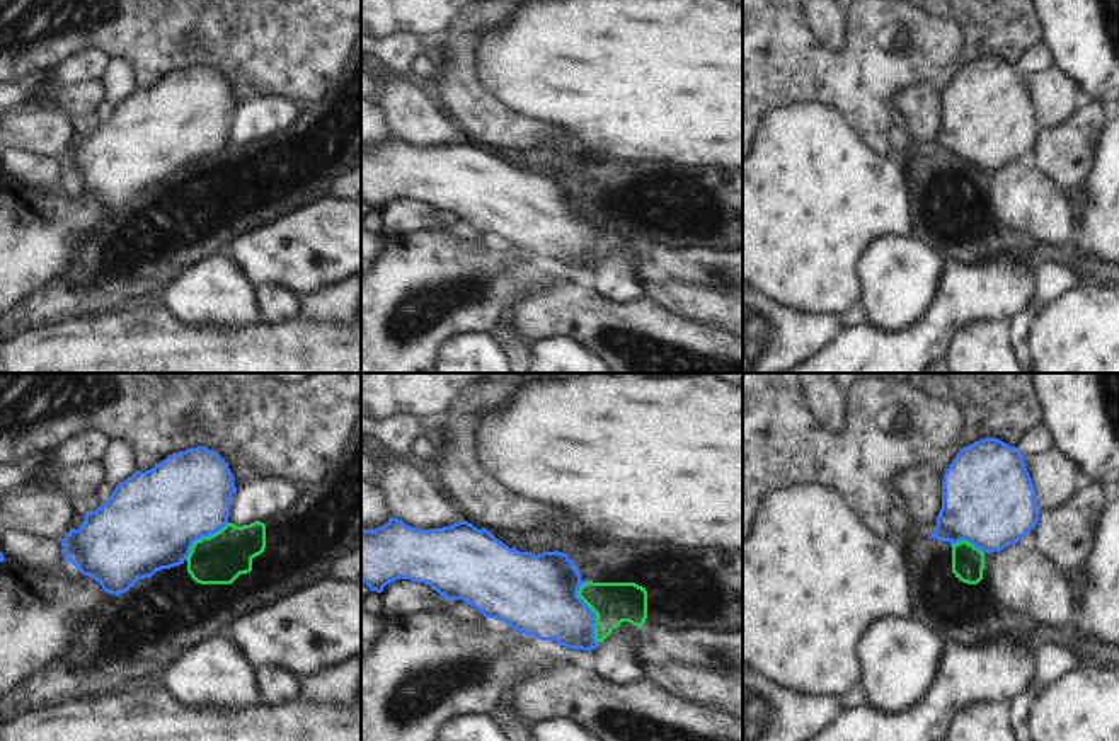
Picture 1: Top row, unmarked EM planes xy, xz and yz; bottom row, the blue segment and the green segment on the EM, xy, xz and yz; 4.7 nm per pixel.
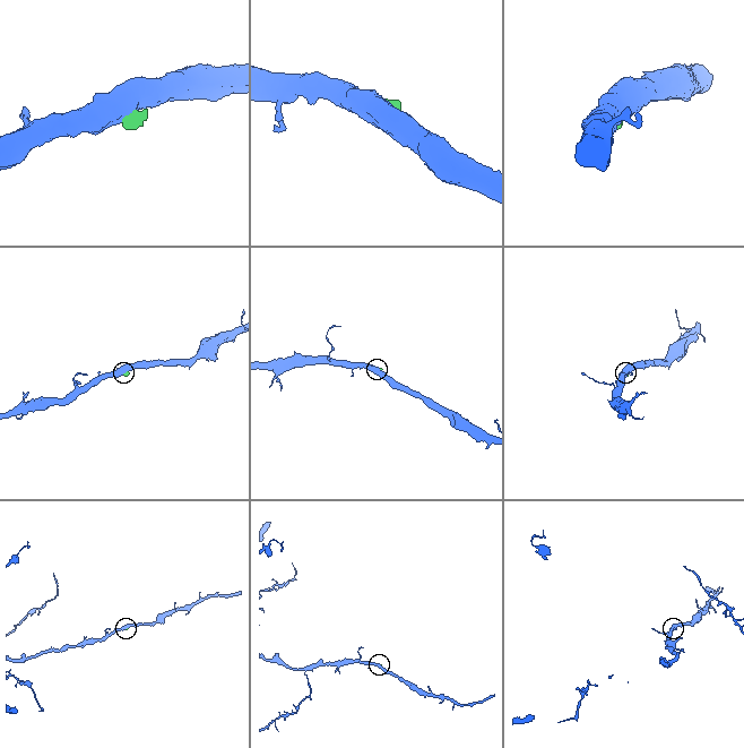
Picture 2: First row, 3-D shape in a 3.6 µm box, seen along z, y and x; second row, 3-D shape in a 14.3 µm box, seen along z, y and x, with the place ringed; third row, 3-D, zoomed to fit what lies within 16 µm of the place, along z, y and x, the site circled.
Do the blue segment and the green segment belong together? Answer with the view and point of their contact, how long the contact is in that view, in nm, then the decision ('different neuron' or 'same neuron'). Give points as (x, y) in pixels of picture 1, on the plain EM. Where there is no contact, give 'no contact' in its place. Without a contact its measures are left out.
contact xz (593, 230); length 300 nm; same neuron

